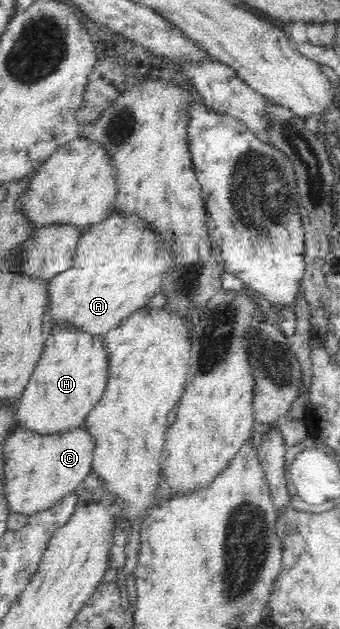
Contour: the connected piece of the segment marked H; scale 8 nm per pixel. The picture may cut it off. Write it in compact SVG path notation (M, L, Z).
M71 322L55 325L46 342L43 355L39 358L28 384L19 397L18 425L25 426L37 433L52 434L85 423L87 413L101 401L103 391L107 387L108 377L109 351L105 347L103 336L81 330Z

